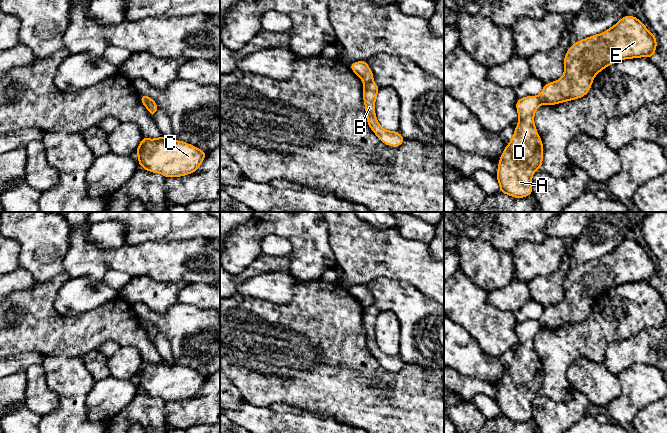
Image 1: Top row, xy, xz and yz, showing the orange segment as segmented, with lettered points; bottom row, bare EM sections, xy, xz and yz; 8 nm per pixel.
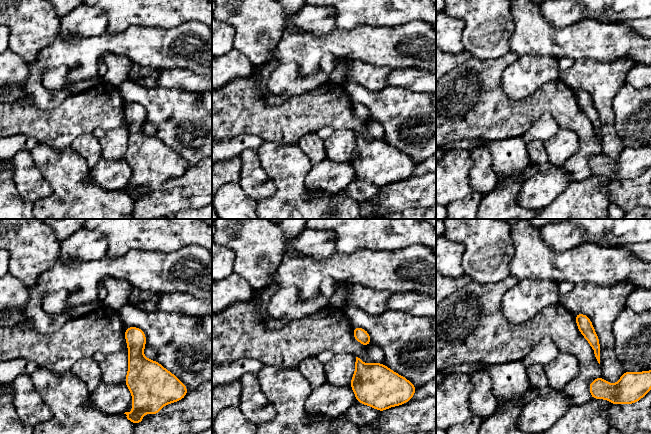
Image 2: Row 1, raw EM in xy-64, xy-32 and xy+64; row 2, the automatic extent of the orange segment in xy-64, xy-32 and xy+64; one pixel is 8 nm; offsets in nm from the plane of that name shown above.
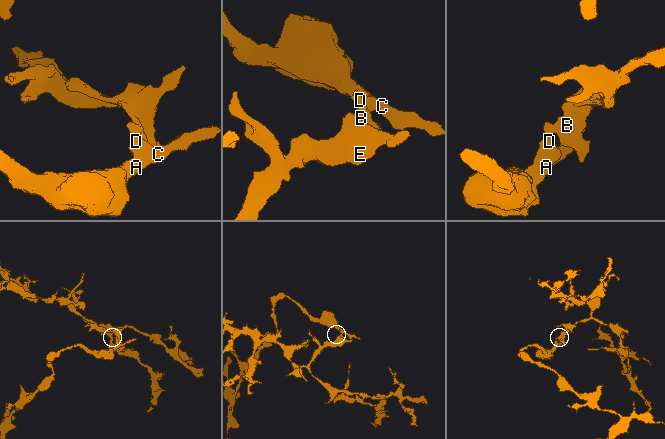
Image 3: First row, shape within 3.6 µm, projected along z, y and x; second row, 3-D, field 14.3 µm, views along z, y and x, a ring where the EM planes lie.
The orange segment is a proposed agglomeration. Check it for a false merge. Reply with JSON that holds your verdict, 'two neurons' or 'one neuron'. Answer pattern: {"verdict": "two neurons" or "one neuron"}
{"verdict": "two neurons"}

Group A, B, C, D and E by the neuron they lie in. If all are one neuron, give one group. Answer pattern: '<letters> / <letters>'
A C D / B E

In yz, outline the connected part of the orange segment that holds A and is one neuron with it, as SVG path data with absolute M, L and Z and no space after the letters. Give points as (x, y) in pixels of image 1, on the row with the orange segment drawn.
M526 96L516 100L516 110L519 121L510 143L505 146L498 162L498 172L495 175L500 185L499 193L513 198L525 198L533 193L532 176L543 163L543 142L534 123L535 111L540 105L538 96Z

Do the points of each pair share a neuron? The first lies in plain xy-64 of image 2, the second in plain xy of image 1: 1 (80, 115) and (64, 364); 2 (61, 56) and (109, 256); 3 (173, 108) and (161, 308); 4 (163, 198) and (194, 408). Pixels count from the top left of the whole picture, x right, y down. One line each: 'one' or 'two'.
1: two
2: one
3: two
4: one

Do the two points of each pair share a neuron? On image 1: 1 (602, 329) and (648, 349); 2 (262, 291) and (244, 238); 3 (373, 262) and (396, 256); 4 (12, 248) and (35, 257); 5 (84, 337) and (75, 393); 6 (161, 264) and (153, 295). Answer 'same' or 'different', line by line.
1: different
2: different
3: same
4: different
5: different
6: different

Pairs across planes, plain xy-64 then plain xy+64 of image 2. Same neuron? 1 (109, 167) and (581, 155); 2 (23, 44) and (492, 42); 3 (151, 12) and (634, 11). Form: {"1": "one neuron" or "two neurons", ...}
{"1": "two neurons", "2": "one neuron", "3": "one neuron"}

